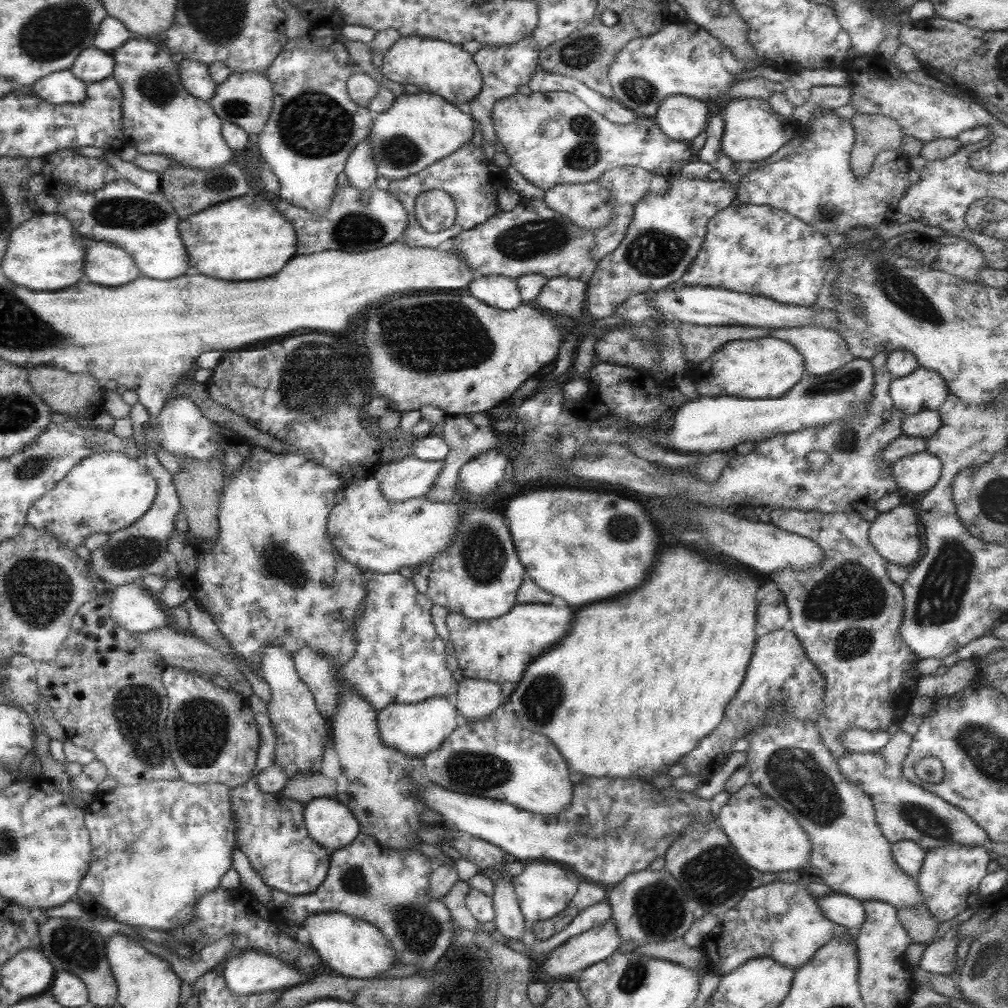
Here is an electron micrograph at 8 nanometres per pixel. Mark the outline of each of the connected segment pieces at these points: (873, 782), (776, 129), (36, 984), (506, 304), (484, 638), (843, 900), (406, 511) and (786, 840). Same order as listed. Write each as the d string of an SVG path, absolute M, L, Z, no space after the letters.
M899 728L878 752L848 753L837 759L844 779L857 784L872 800L876 822L886 840L891 843L911 840L926 851L952 843L969 847L989 846L988 834L968 814L903 776L902 766L911 741L912 737Z
M740 97L733 99L721 109L724 118L724 132L720 150L732 162L756 162L768 158L792 139L792 132L784 129L784 118L780 117L768 101Z
M24 949L2 965L1 975L2 986L9 992L32 996L44 992L56 974L41 950Z
M506 276L475 278L467 288L470 296L492 308L509 311L523 303L516 279L512 280Z
M514 604L512 610L508 612L508 614L504 614L495 619L490 619L487 621L473 621L465 616L462 616L460 613L452 612L448 613L446 617L445 623L447 628L447 633L450 635L450 642L452 642L452 654L456 657L458 661L458 666L460 670L462 670L462 674L465 678L472 678L484 681L490 681L499 685L502 685L504 682L519 682L526 671L526 667L540 655L544 654L546 651L550 651L550 649L556 647L556 644L560 642L569 631L570 627L570 616L574 616L574 610L572 610L572 614L568 614L568 610L566 608L558 608L558 606L552 606L552 604Z
M834 891L824 897L817 897L817 900L828 920L846 928L854 936L860 932L866 920L863 901Z
M374 475L346 484L343 493L342 500L336 503L330 511L327 536L332 546L340 552L340 556L344 560L348 560L350 564L354 564L355 568L359 568L362 572L370 571L384 574L398 572L404 566L413 570L417 570L423 564L430 566L432 559L436 559L436 555L446 553L448 545L452 545L451 541L455 538L458 525L462 521L462 512L460 512L456 502L444 504L444 502L430 500L428 495L400 502L390 500L386 503L386 499L380 492L380 484Z
M748 783L735 793L730 793L729 802L721 807L717 821L738 856L753 870L760 873L790 871L802 873L804 869L808 868L808 860L810 860L810 852L812 852L810 837L806 835L800 823L788 810L772 802L760 788Z

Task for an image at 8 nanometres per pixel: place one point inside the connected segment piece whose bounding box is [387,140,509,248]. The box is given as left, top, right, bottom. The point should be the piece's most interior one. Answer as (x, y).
(473, 180)

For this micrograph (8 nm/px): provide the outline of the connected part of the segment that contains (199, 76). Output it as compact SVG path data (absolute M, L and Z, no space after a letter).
M182 60L180 65L180 83L182 87L200 100L209 101L218 84L210 76L209 65L194 61Z

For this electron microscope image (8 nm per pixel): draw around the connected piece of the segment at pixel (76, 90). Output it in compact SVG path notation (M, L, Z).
M71 69L53 72L32 85L33 92L54 104L79 103L86 99L87 85Z

